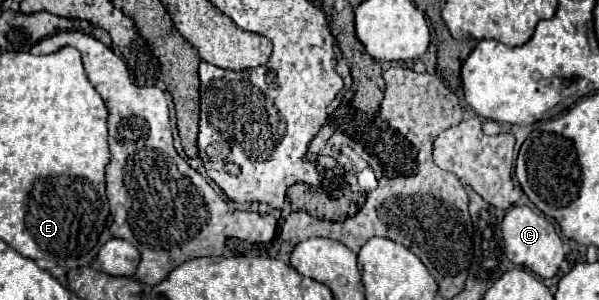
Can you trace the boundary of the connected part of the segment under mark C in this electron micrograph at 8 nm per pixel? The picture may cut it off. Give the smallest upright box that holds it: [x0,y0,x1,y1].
[502,206,564,278]

